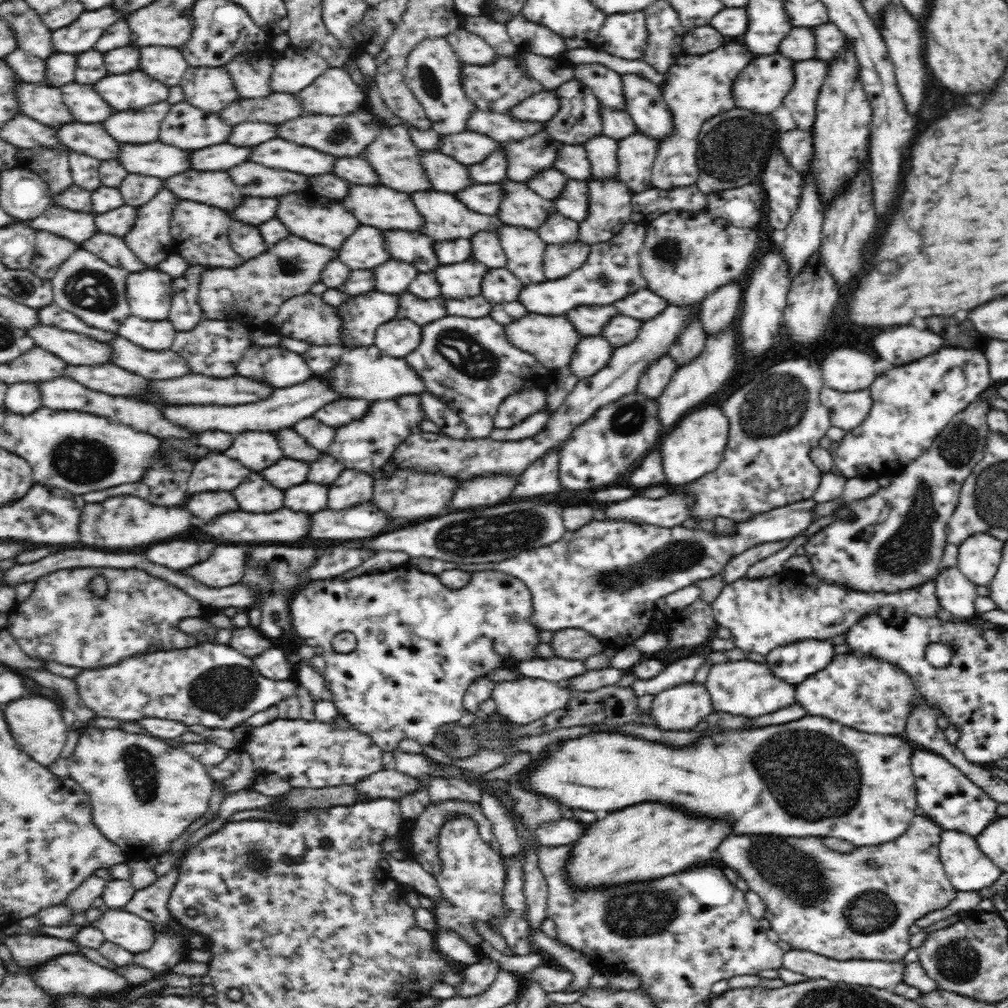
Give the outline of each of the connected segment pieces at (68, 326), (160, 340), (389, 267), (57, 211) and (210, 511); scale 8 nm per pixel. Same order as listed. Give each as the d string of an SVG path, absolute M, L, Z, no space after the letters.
M55 303L37 308L37 317L42 325L77 332L78 334L83 334L84 336L90 336L90 338L100 342L110 342L110 339L116 336L114 332L106 332L106 330L100 330L98 328L94 328L93 326L88 326L75 314L64 310Z
M130 315L117 330L118 336L146 350L170 349L176 330L169 320L147 321Z
M394 259L384 262L382 266L373 268L375 289L386 294L400 294L408 291L410 282L418 276L419 270L411 264L394 262Z
M50 206L44 214L27 221L36 230L50 230L52 234L64 236L72 242L84 242L96 232L94 216L84 212L72 212L58 206Z
M218 492L218 494L198 494L190 498L188 510L194 516L200 516L204 520L214 520L216 516L222 516L226 512L238 510L238 502L232 494Z

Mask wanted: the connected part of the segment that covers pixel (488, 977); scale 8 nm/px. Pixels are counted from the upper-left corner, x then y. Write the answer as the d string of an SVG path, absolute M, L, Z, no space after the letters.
M487 956L472 966L460 967L458 974L465 981L463 985L455 987L459 991L457 996L473 997L486 991L498 976L501 967L498 961Z

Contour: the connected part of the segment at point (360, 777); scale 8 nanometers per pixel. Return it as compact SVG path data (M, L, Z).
M276 719L264 726L258 726L251 732L251 739L244 749L250 754L256 774L268 776L278 774L279 777L288 781L292 788L324 789L326 787L356 785L366 780L370 774L380 772L382 767L383 750L370 738L359 730L344 730L332 723L319 721L304 721L301 719Z

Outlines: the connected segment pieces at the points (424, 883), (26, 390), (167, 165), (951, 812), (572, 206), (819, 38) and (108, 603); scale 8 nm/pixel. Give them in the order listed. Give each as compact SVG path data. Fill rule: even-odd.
M390 854L384 856L386 862L390 865L389 874L394 880L401 884L406 884L420 895L425 895L430 899L442 898L440 885L436 881L436 877L424 870L424 867L419 862L410 860L396 860Z
M18 382L7 386L5 408L14 414L32 414L43 404L40 402L39 386L32 382Z
M160 140L134 146L123 143L116 159L128 173L170 178L190 170L189 152L190 150L166 146Z
M914 749L912 773L916 778L916 802L925 816L939 824L944 831L957 830L972 837L978 836L996 818L998 801L990 798L982 788L974 785L961 770L945 758L926 749Z
M569 179L560 196L553 202L557 211L570 220L581 223L587 215L588 182Z
M822 23L811 27L815 38L815 58L831 61L847 49L847 36L834 24Z
M70 568L56 570L48 576L36 580L36 586L26 602L15 603L6 613L8 616L4 628L14 636L20 648L26 654L32 654L40 660L54 660L64 666L76 668L102 669L118 665L121 661L135 655L150 654L157 651L172 651L195 648L199 643L192 634L178 629L178 623L184 618L200 617L208 613L212 606L196 601L186 591L168 584L166 580L148 576L144 570L122 570L122 568ZM94 576L104 576L108 582L108 592L96 596L90 592L90 582Z

